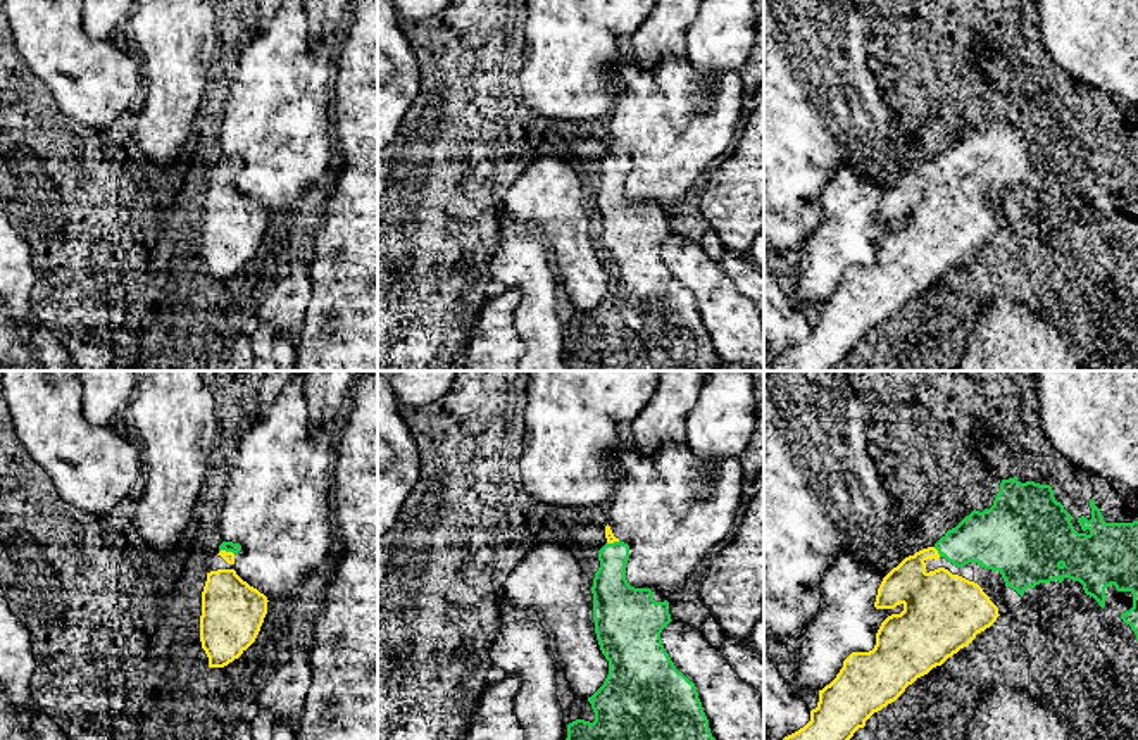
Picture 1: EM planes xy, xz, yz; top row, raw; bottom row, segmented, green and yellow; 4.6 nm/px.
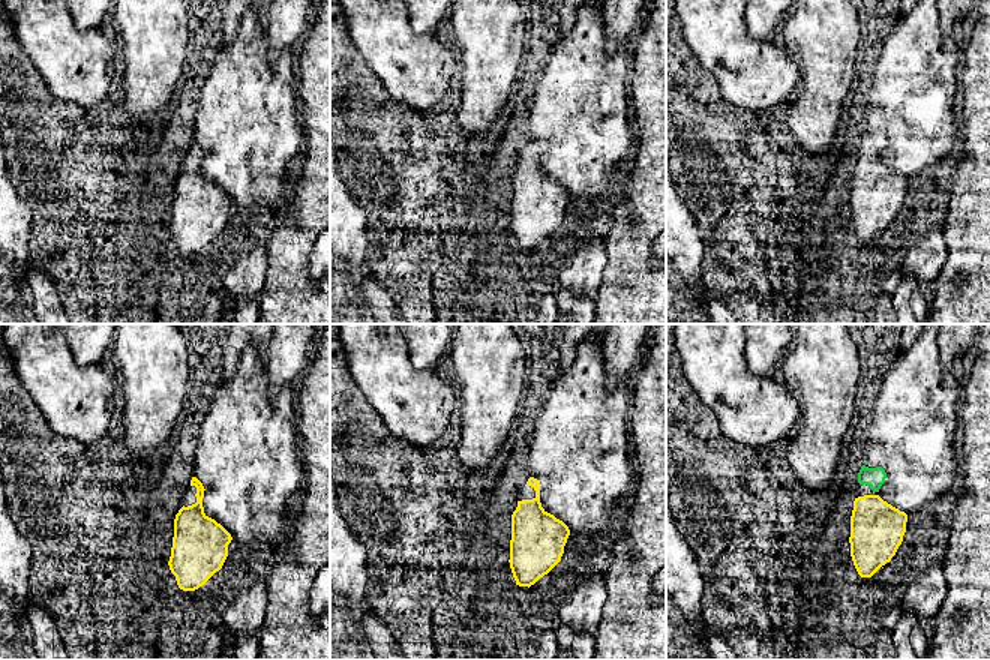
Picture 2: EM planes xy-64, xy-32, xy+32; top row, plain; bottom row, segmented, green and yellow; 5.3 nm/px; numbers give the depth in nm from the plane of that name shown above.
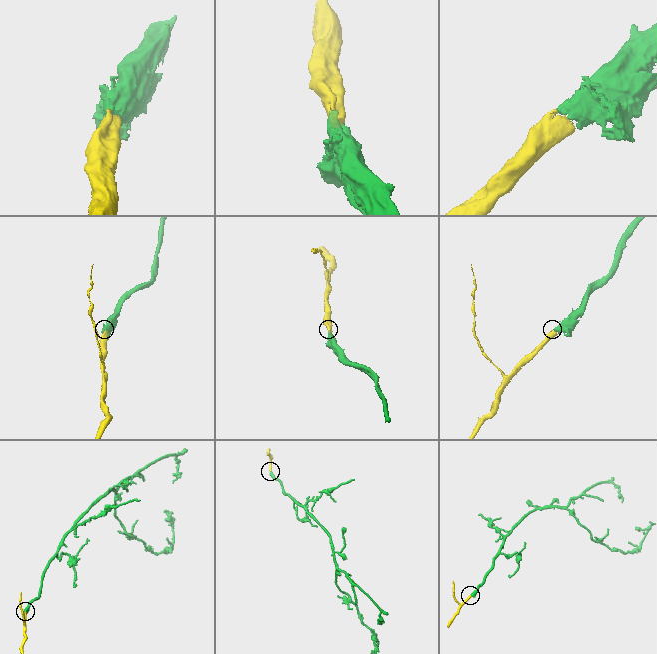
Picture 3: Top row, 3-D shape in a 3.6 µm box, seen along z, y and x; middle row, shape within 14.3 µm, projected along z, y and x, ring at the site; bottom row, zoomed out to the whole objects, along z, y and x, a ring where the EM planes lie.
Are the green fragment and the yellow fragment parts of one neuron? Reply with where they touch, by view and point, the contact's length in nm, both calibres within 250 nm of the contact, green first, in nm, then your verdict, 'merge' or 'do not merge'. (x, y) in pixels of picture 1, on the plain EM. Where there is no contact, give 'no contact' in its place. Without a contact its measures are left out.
yz (938, 166) | 60 nm | 260/320 nm | merge

